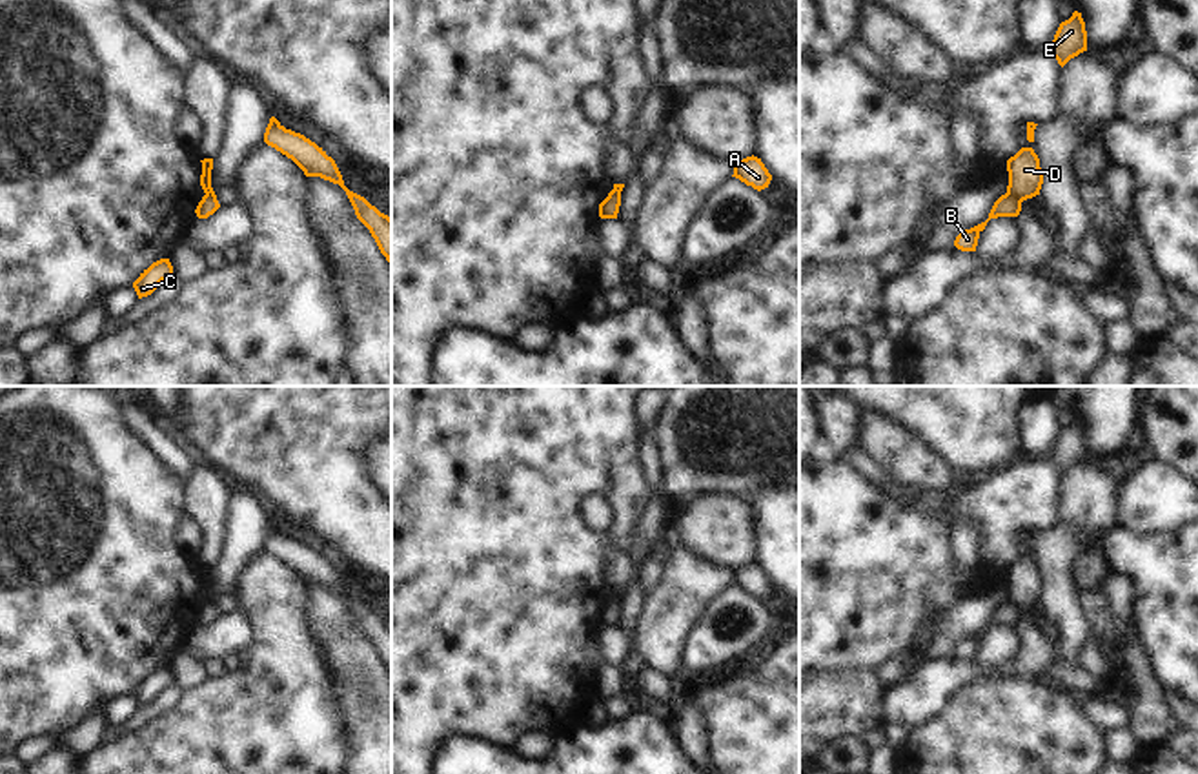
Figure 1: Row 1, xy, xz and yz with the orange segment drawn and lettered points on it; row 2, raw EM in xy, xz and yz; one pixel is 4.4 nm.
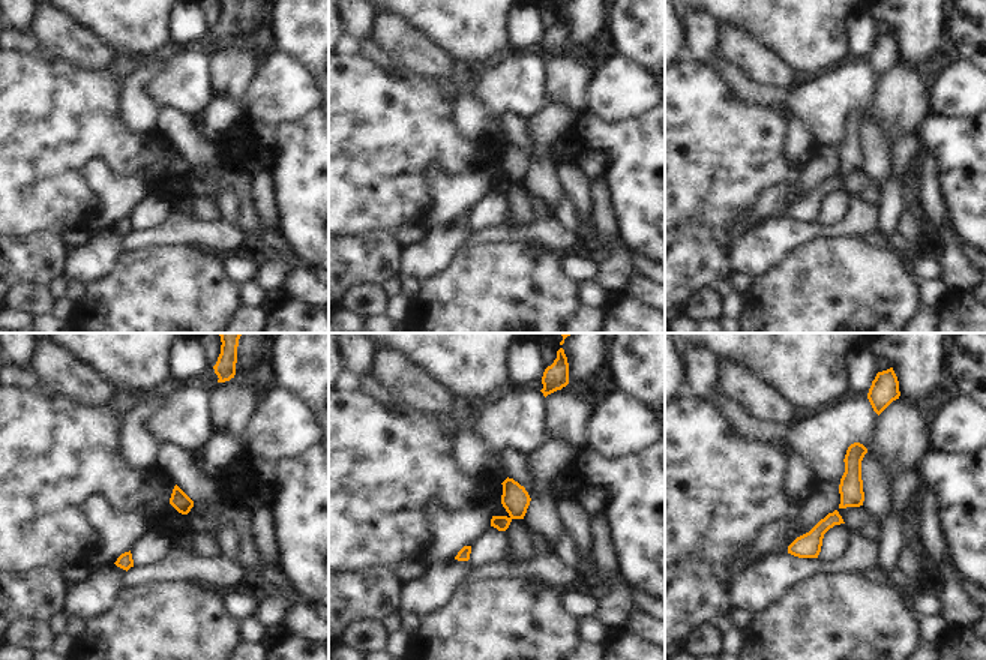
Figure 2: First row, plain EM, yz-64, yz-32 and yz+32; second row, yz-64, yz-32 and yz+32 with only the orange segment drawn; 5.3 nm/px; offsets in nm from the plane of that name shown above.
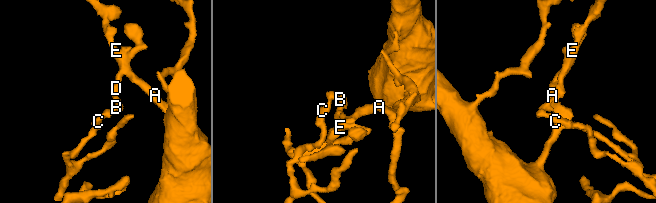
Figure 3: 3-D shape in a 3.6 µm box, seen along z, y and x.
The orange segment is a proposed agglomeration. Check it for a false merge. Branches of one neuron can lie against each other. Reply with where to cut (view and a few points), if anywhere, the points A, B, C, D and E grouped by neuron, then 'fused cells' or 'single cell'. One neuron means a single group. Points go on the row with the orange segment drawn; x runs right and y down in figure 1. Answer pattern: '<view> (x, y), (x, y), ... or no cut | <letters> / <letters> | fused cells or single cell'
yz (1007, 192), (1022, 201) | A D E / B C | fused cells

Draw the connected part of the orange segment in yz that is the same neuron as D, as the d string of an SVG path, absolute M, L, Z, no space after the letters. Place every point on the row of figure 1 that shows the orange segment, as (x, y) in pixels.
M1021 148L1014 157L1010 157L1007 160L1007 171L1007 193L1014 195L1021 202L1040 195L1043 171L1032 148Z

